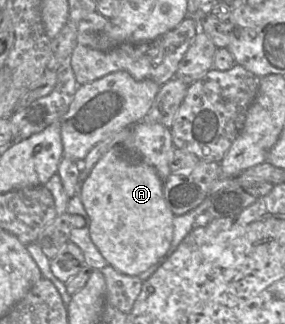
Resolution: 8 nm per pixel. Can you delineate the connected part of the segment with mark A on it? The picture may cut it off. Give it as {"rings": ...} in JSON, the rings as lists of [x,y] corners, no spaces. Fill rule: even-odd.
{"rings":[[[113,148],[93,166],[87,178],[79,182],[77,195],[88,214],[90,238],[108,265],[120,273],[138,276],[167,257],[171,246],[175,215],[164,199],[164,181],[156,170],[141,160],[126,155],[122,148]]]}

